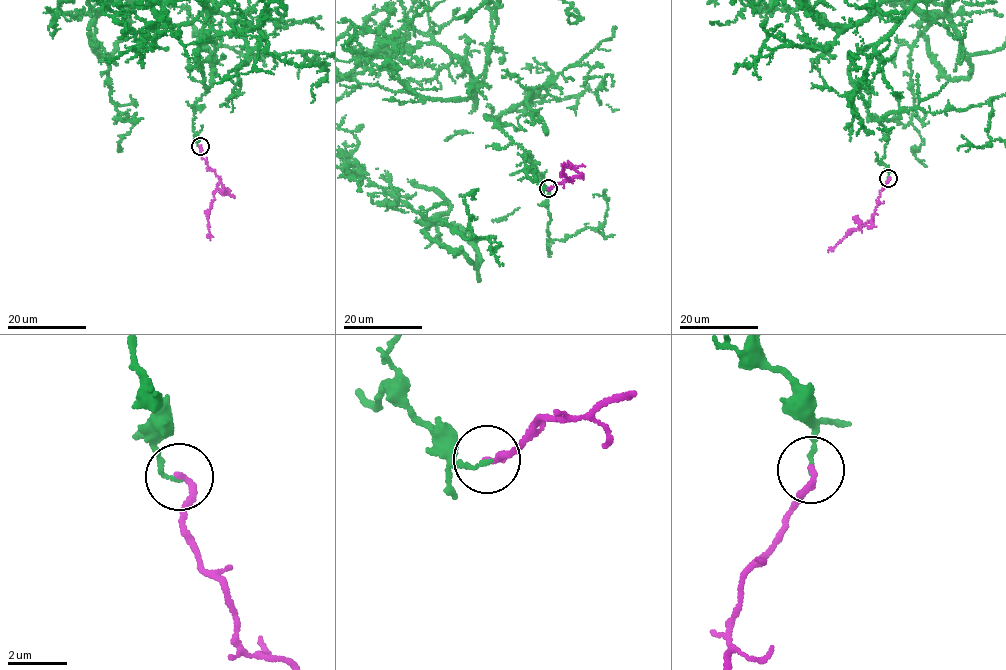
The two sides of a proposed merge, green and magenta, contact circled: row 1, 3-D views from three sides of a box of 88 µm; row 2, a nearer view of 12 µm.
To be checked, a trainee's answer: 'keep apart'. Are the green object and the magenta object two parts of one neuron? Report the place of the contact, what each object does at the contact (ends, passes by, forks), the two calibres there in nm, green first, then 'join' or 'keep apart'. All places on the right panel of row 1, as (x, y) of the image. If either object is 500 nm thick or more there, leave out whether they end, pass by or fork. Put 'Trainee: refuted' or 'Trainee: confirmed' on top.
Trainee: confirmed
place (888, 178); green ends; magenta ends; calibres 160 and 220 nm; keep apart

